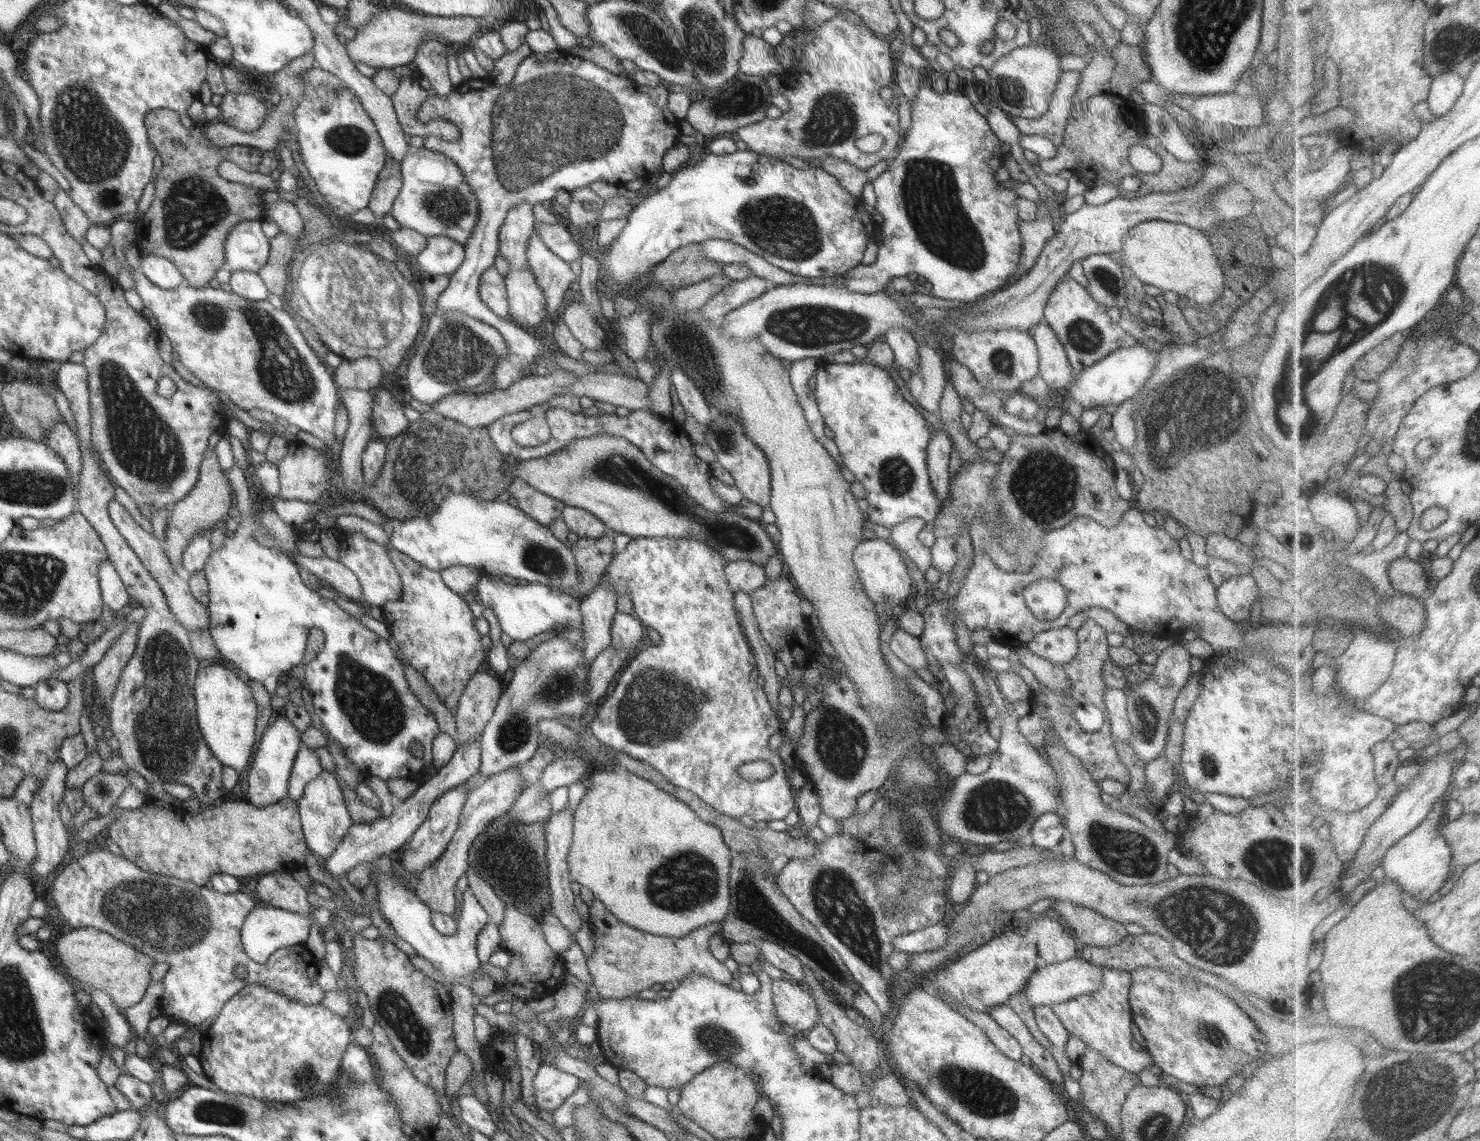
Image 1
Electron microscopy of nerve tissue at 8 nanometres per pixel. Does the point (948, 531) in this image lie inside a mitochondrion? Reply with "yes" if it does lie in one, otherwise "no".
no

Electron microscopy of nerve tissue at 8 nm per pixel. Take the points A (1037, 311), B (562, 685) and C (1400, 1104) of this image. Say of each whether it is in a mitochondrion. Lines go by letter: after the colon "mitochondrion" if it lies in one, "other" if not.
A: other
B: mitochondrion
C: mitochondrion

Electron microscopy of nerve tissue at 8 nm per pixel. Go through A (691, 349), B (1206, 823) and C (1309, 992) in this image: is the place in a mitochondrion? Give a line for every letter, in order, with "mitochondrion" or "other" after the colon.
A: mitochondrion
B: other
C: other

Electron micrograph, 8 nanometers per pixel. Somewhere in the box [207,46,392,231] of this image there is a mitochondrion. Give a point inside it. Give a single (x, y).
(346, 139)

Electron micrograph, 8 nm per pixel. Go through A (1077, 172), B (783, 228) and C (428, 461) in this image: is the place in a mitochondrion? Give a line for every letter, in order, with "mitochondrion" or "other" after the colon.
A: other
B: mitochondrion
C: mitochondrion

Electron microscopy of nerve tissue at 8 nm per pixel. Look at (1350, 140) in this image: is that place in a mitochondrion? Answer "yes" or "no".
no

